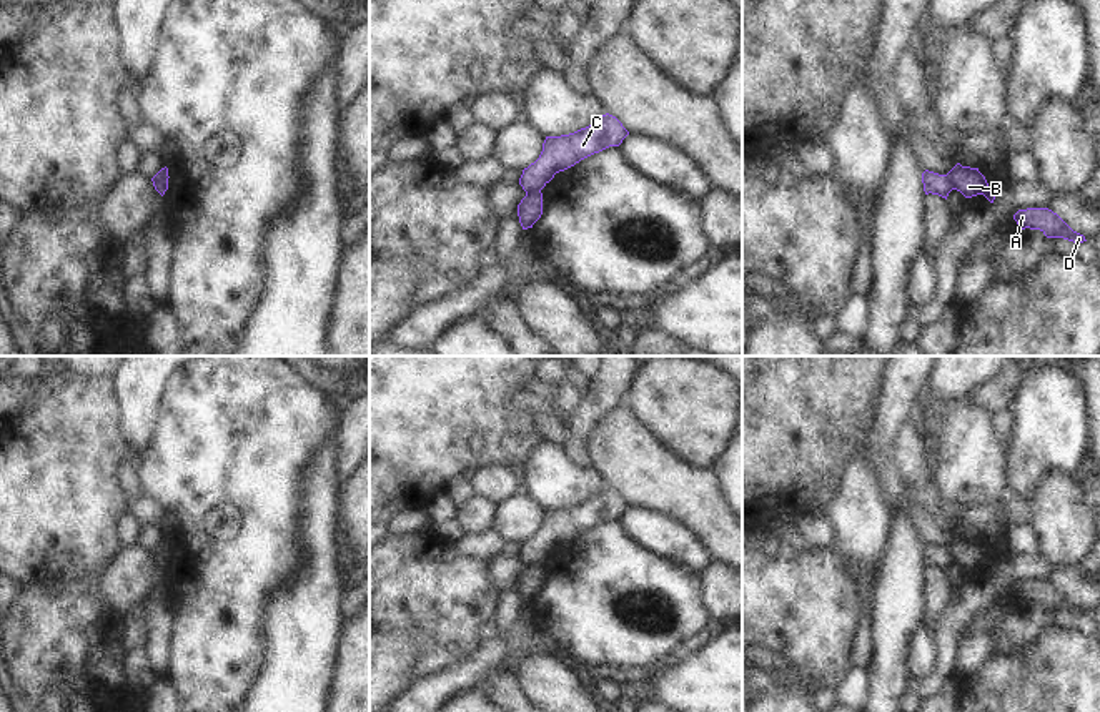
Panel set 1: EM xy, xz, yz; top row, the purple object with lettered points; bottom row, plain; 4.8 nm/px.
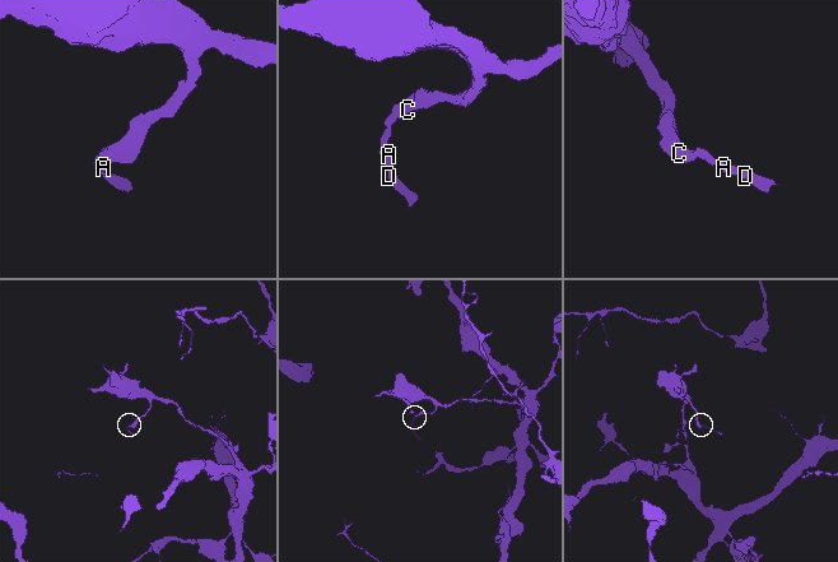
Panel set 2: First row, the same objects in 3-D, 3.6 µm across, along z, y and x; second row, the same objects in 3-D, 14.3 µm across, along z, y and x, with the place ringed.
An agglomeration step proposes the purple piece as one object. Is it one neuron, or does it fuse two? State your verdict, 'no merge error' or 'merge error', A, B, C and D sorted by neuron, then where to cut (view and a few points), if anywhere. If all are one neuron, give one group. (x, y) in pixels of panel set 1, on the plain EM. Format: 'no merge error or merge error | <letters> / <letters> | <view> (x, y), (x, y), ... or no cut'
merge error | A B D / C | yz (947, 546), (954, 561)

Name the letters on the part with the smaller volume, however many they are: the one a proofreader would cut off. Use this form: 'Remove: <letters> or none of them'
Remove: A, B, D

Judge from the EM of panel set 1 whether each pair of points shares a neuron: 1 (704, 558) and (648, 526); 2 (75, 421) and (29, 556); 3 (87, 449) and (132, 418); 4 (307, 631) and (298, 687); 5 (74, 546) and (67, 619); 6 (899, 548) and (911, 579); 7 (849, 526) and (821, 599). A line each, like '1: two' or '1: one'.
1: one
2: one
3: two
4: one
5: two
6: one
7: two

